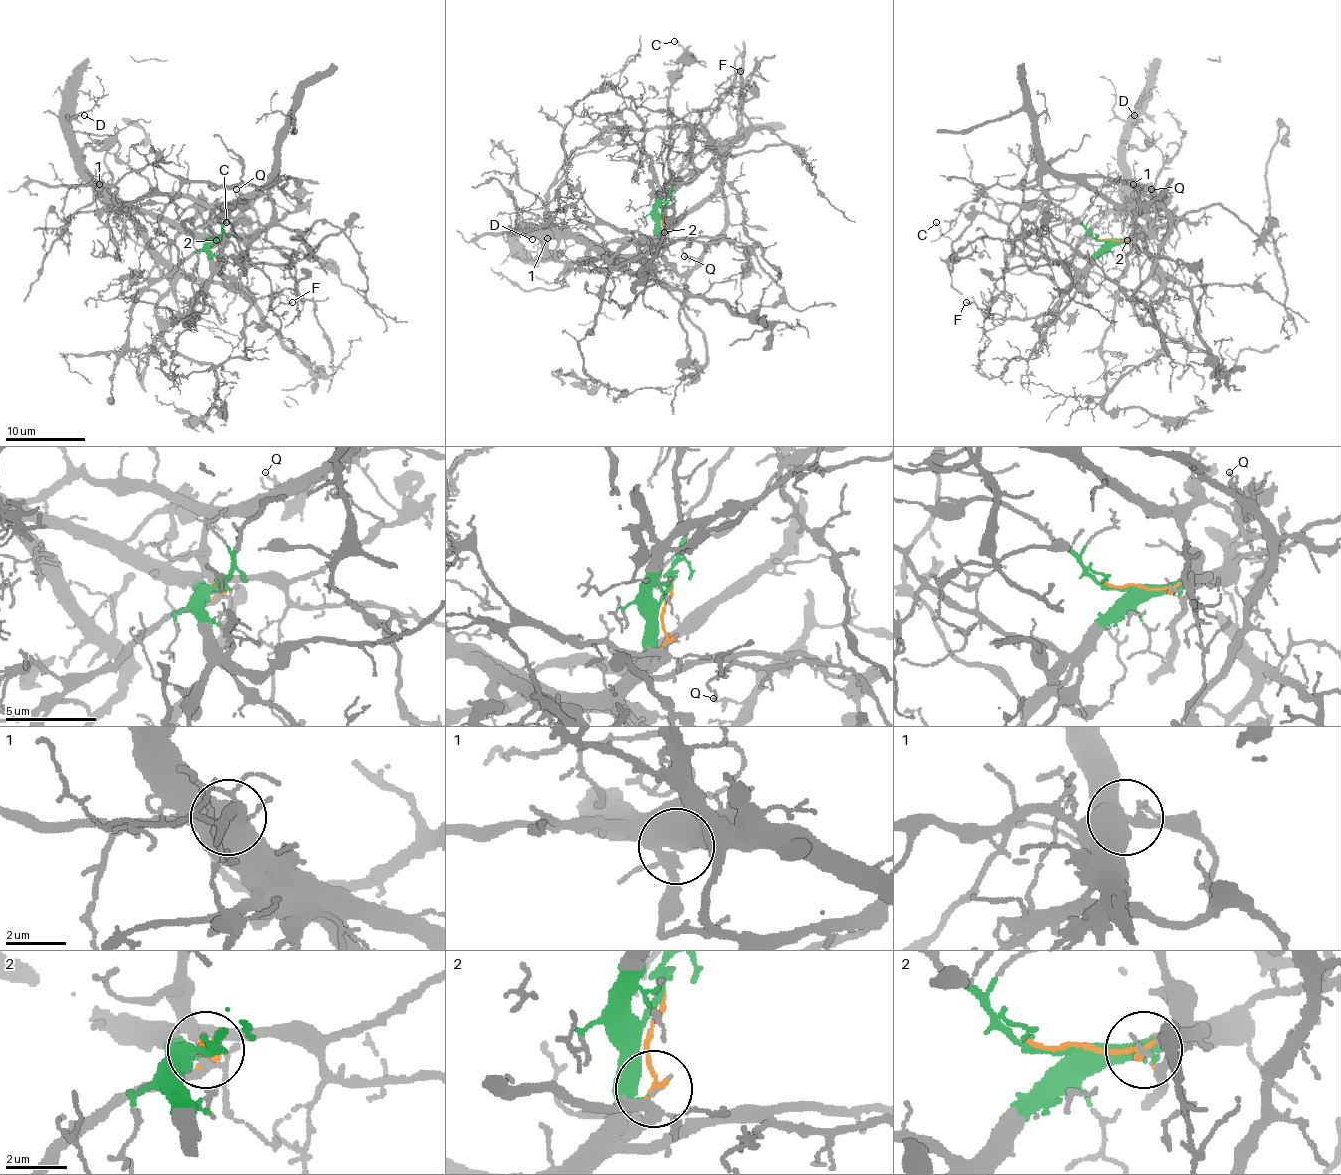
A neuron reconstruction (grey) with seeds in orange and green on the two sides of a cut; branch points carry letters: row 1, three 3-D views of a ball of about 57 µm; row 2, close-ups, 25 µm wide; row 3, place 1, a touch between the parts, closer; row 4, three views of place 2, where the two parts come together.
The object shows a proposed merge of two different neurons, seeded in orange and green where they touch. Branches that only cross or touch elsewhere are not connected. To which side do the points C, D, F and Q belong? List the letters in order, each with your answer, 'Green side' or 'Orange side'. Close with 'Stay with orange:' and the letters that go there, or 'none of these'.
C: Green side
D: Green side
F: Green side
Q: Orange side
Stay with orange: Q

